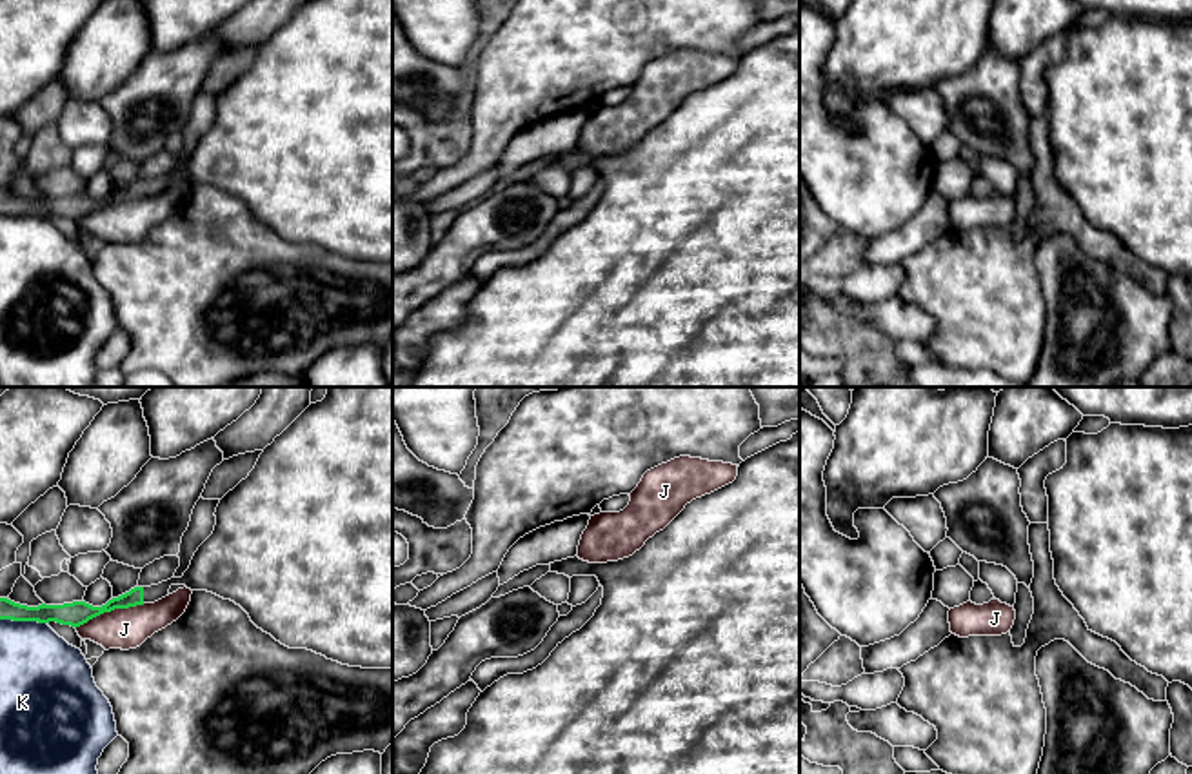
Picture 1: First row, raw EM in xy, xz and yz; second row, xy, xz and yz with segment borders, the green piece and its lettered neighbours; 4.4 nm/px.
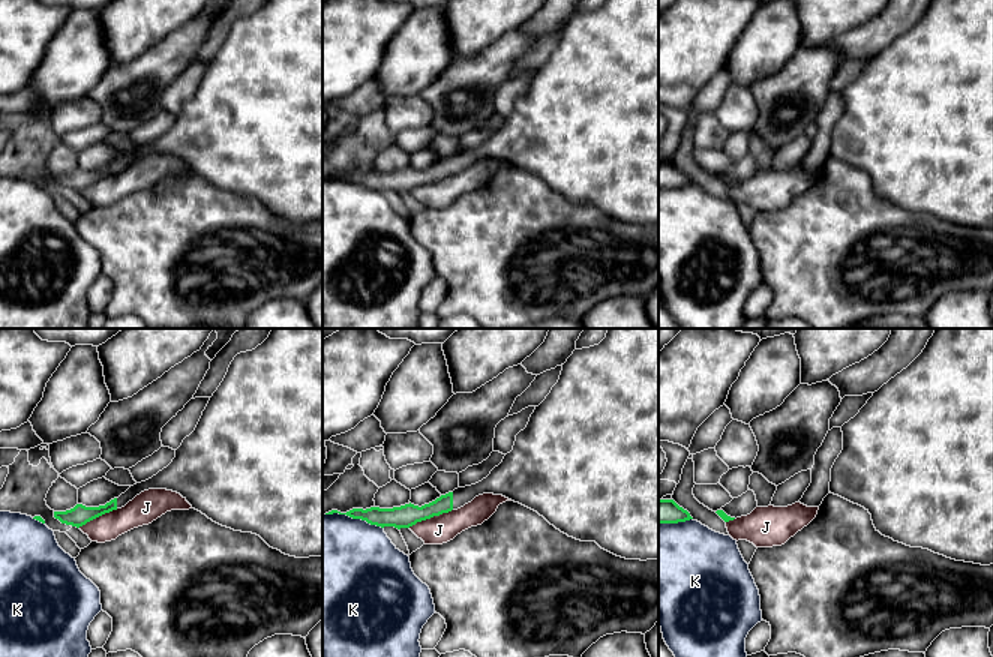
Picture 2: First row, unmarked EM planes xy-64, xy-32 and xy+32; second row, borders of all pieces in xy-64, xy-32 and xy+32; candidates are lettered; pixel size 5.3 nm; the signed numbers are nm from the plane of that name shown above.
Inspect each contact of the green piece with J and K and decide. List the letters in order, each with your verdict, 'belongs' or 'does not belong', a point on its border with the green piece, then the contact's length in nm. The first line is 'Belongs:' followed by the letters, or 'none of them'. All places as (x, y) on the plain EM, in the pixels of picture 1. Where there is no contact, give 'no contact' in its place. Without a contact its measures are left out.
Belongs: none of them
J: does not belong; contact xy (109, 204); length 320 nm
K: does not belong; contact xy (24, 213); length 200 nm

